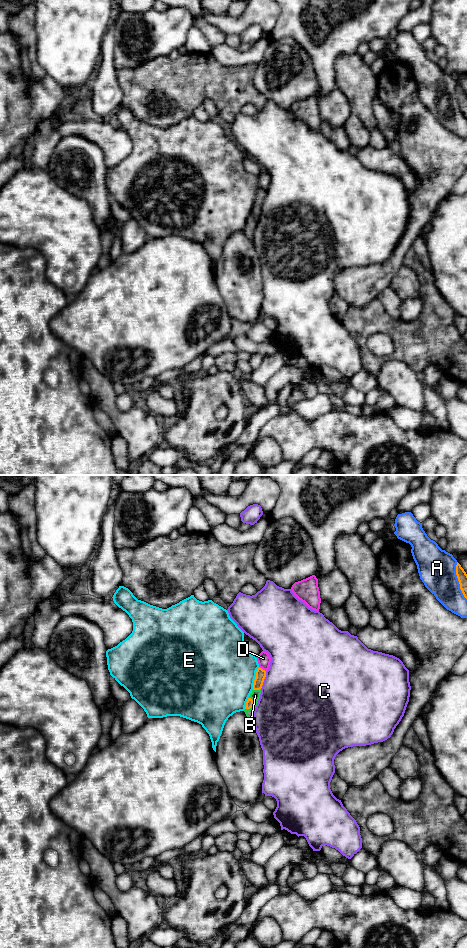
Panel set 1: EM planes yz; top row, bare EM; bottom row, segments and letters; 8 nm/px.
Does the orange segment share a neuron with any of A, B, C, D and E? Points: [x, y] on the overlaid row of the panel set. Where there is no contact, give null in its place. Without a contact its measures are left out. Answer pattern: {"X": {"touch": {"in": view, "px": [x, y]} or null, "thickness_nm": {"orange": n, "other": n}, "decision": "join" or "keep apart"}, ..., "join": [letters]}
{"A": {"touch": {"in": "yz", "px": [458, 580]}, "thickness_nm": {"orange": 80, "other": 300}, "decision": "keep apart"}, "B": {"touch": {"in": "yz", "px": [252, 705]}, "thickness_nm": {"orange": 60, "other": 80}, "decision": "join"}, "C": {"touch": {"in": "yz", "px": [263, 680]}, "thickness_nm": {"orange": 80, "other": 500}, "decision": "keep apart"}, "D": {"touch": {"in": "yz", "px": [261, 668]}, "thickness_nm": {"orange": 80, "other": 100}, "decision": "keep apart"}, "E": {"touch": {"in": "yz", "px": [255, 678]}, "thickness_nm": {"orange": 80, "other": 480}, "decision": "keep apart"}, "join": ["B"]}

